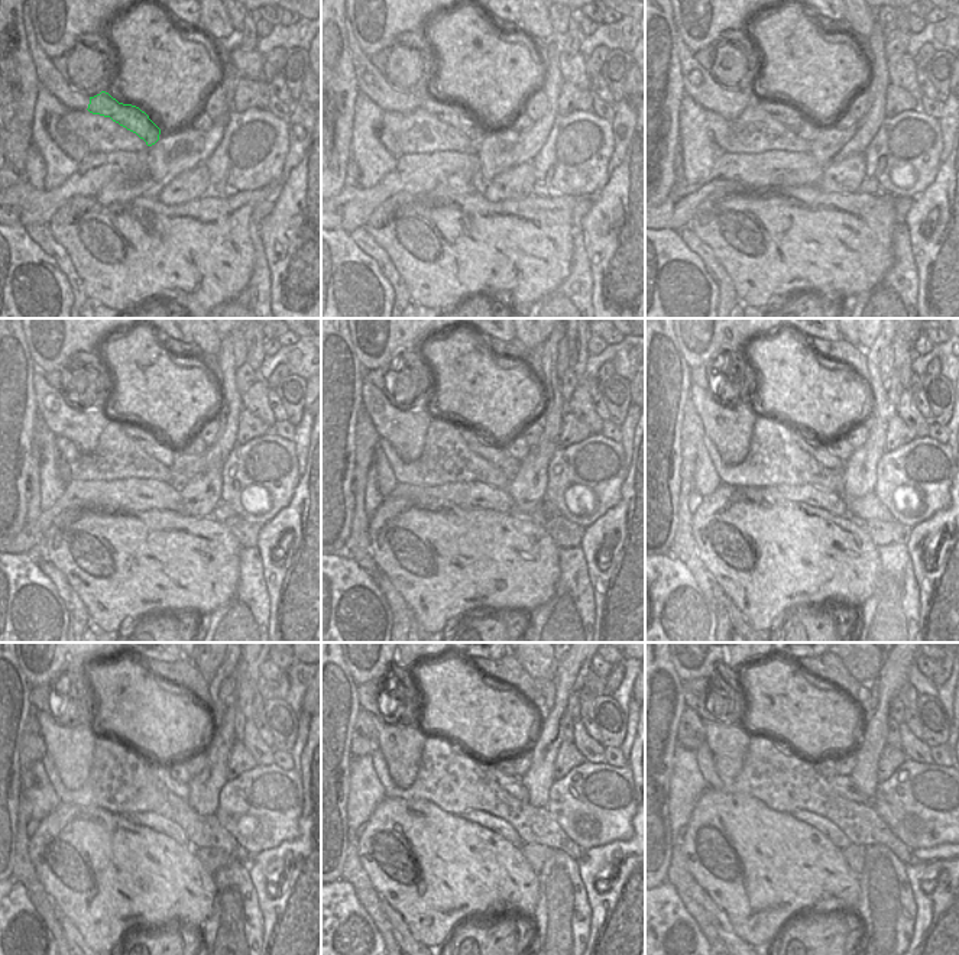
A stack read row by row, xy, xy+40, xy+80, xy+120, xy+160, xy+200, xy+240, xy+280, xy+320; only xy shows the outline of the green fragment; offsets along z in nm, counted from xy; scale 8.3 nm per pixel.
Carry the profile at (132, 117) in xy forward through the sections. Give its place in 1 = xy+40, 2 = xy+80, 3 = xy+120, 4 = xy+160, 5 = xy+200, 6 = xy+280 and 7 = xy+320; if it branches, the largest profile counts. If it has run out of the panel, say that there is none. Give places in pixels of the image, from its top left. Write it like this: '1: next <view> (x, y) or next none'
1: next xy+40 (457, 115)
2: next xy+80 (790, 116)
3: next xy+120 (164, 453)
4: next xy+160 (496, 455)
5: next xy+200 (820, 453)
6: next xy+280 (512, 784)
7: next xy+320 (844, 786)

